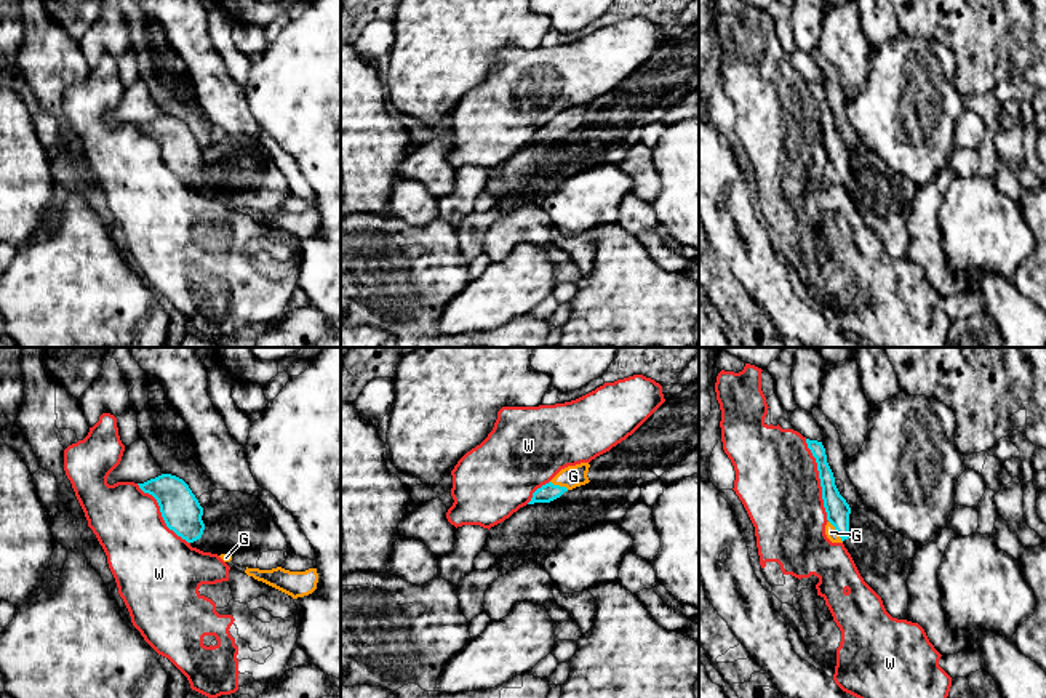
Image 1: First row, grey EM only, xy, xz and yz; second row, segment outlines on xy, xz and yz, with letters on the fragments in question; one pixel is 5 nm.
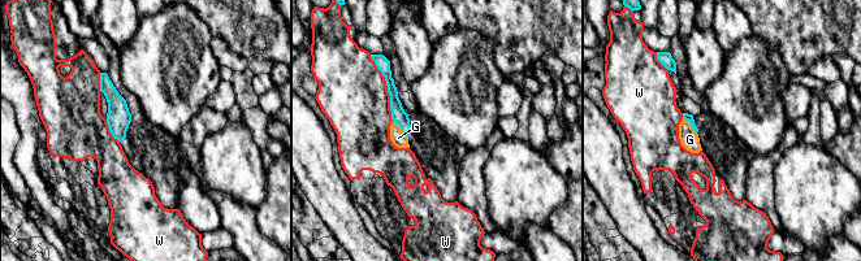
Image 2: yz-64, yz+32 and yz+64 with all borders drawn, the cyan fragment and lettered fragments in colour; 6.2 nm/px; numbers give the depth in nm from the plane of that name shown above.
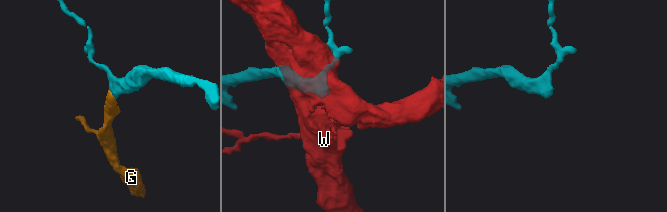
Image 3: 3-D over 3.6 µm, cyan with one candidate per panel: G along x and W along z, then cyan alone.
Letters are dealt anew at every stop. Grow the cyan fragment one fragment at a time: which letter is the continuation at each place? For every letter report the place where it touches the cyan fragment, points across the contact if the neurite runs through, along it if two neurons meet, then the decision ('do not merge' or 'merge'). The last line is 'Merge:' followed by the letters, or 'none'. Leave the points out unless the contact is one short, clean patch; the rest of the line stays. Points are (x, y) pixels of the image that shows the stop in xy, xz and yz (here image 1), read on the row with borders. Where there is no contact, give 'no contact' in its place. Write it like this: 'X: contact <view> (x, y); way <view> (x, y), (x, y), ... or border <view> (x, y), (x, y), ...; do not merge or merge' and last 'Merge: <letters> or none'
G: contact yz (837, 532); way yz (837, 509), (837, 532), (830, 532); merge
W: contact yz (821, 481); do not merge
Merge: G

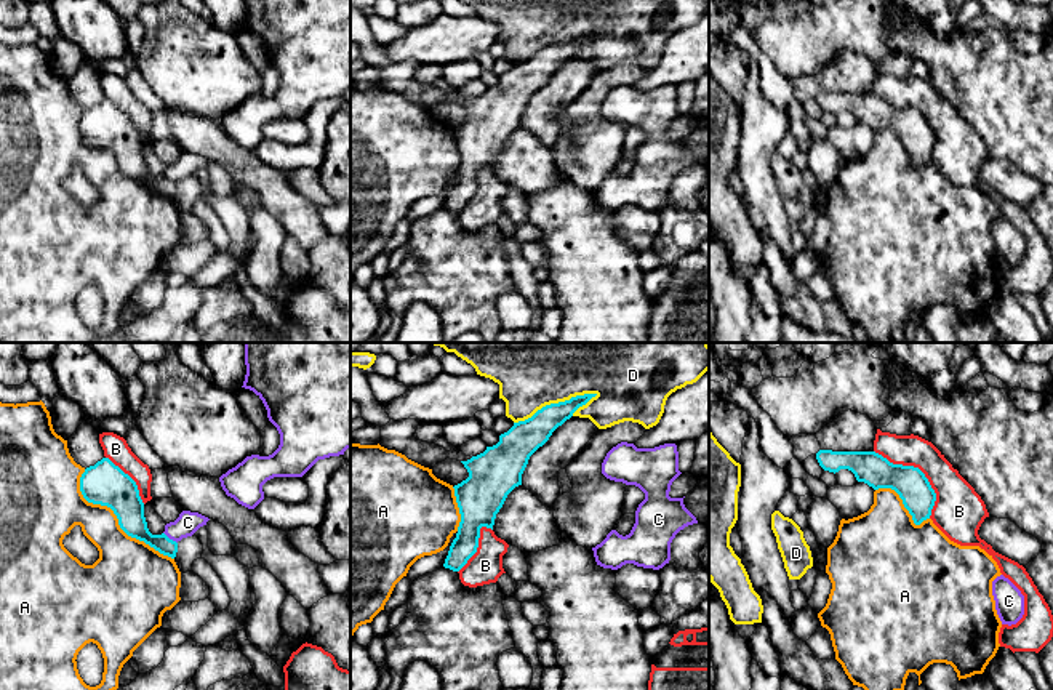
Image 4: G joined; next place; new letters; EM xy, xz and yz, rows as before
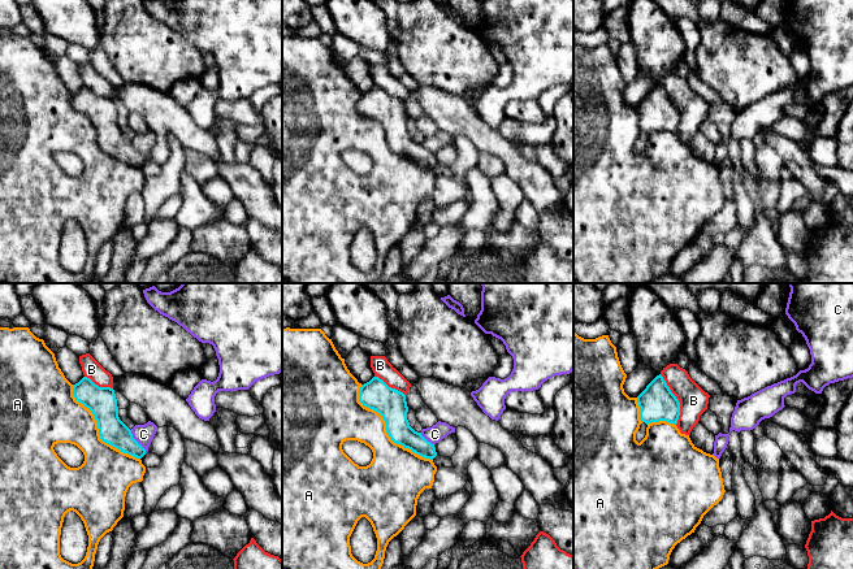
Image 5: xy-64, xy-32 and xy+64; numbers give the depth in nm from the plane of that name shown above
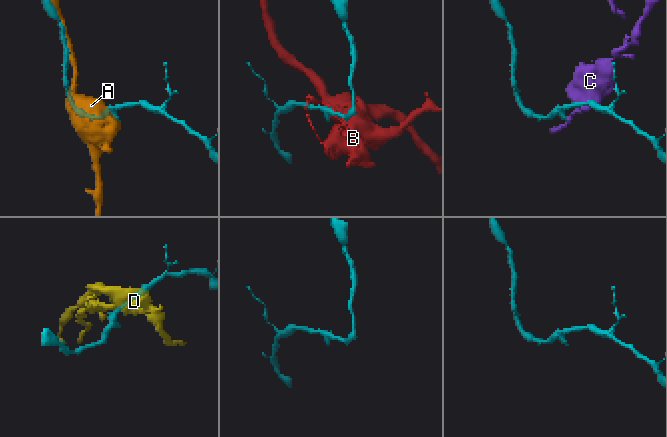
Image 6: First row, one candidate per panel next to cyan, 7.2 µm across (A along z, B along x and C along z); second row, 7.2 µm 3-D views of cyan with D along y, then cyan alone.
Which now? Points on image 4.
A: contact xy (117, 517); do not merge
B: contact yz (920, 471); do not merge
C: contact xy (168, 538); do not merge
D: contact xz (556, 404); do not merge
Merge: none

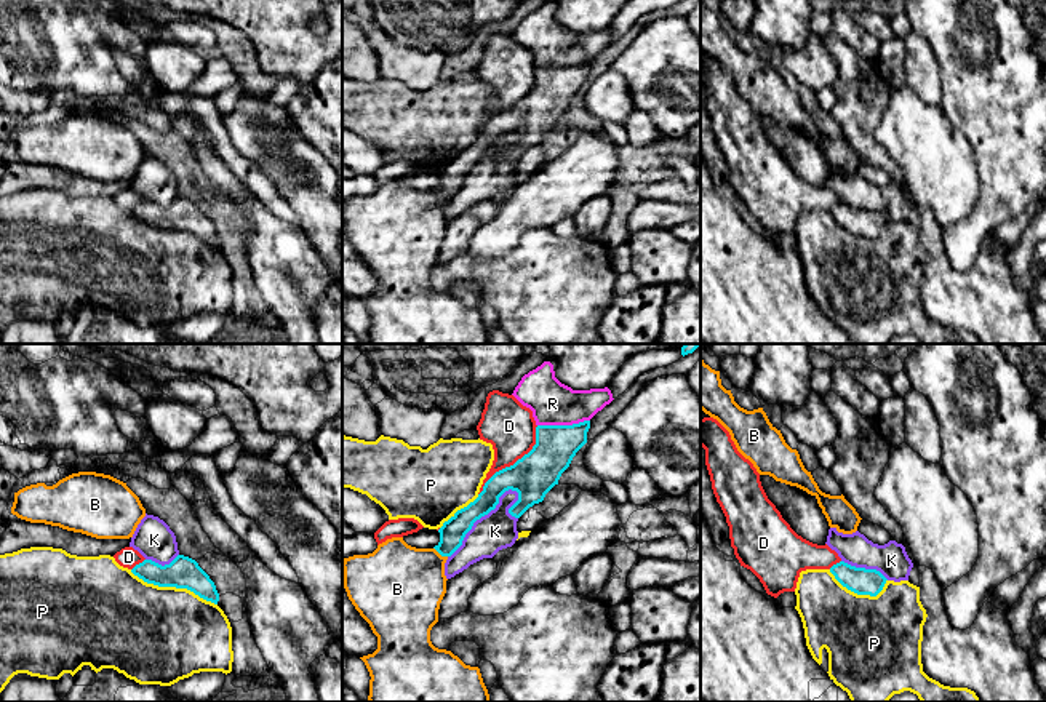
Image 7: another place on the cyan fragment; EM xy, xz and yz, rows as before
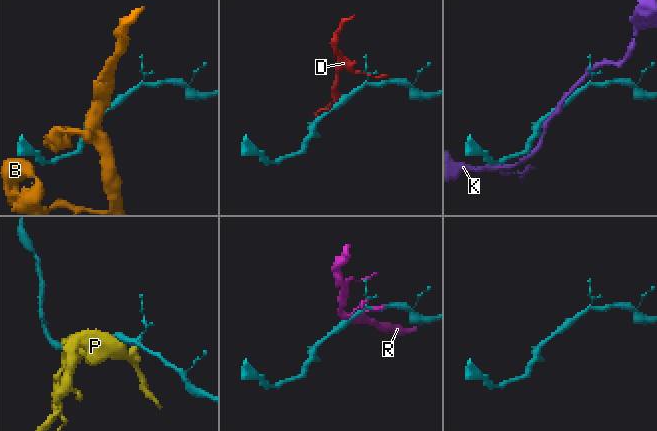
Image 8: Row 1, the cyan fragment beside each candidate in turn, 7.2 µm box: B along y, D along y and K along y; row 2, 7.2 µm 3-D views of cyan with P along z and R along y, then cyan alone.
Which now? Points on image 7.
B: contact xz (440, 554); do not merge
D: contact xz (515, 462); do not merge
K: contact xz (482, 515); do not merge
P: contact xy (173, 586); do not merge
R: contact xz (563, 426); do not merge
Merge: none

